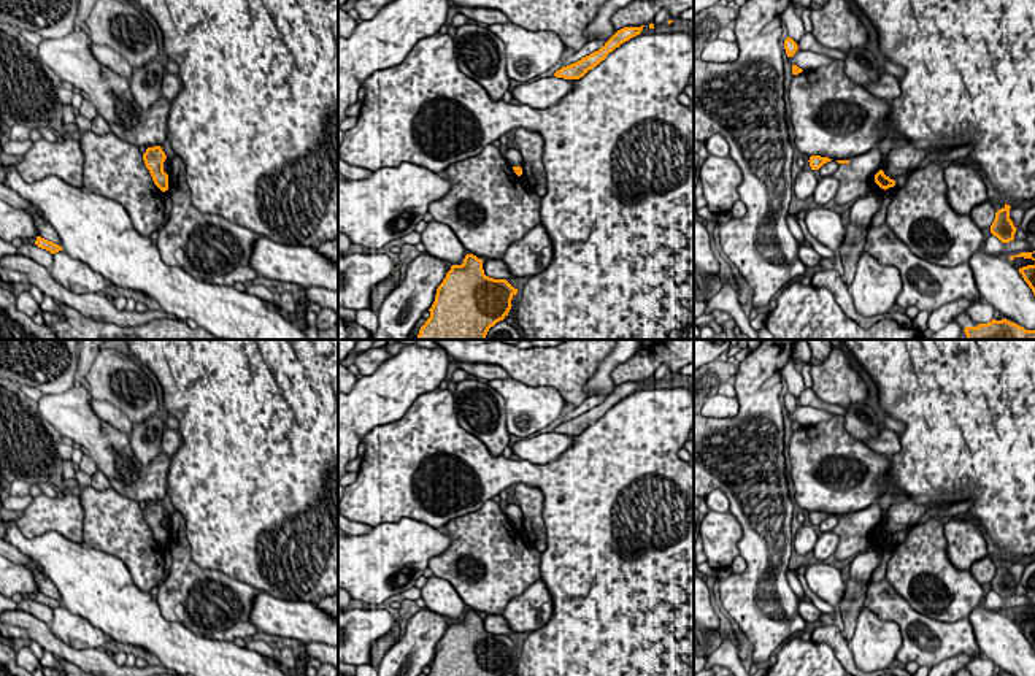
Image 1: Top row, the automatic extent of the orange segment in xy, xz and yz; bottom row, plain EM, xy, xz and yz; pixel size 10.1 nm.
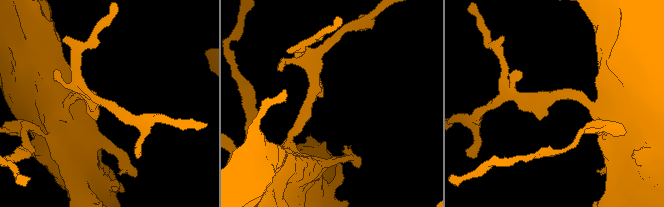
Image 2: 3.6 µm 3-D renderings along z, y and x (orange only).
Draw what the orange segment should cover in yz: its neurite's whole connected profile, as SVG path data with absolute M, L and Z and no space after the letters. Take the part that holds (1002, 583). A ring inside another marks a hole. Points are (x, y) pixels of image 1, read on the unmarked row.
M1005 559L1005 562L995 568L995 574L991 581L991 589L997 592L1002 598L1013 597L1018 586L1010 574L1010 563L1011 562Z

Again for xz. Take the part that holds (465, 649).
M467 609L438 641L427 676L503 676L516 649L506 635L486 632L483 616Z

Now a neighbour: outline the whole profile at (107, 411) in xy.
M90 400L92 411L105 422L117 428L119 432L130 433L133 422L114 405L100 400Z

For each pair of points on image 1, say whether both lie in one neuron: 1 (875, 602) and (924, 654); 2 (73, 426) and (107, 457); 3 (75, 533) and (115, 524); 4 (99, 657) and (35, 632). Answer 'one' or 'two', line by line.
1: one
2: one
3: two
4: one

